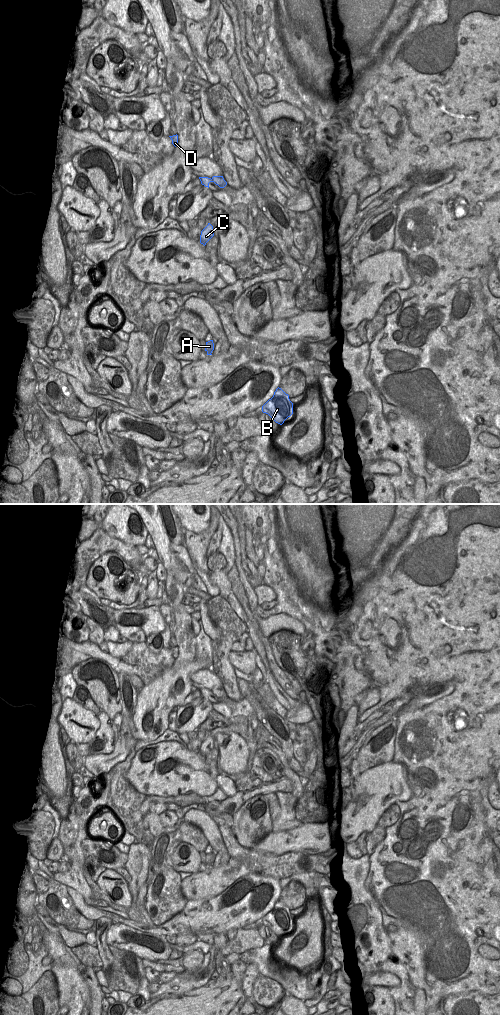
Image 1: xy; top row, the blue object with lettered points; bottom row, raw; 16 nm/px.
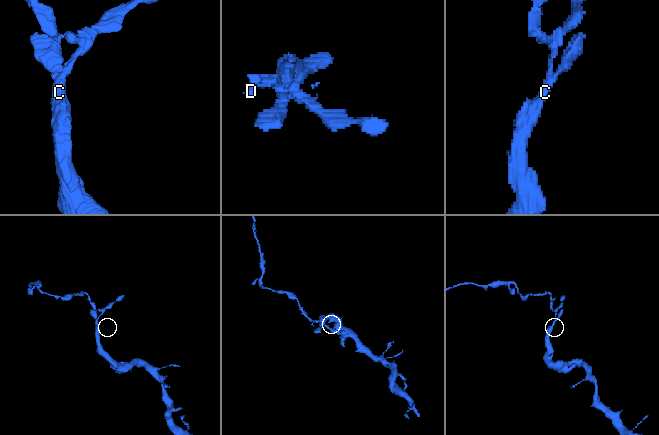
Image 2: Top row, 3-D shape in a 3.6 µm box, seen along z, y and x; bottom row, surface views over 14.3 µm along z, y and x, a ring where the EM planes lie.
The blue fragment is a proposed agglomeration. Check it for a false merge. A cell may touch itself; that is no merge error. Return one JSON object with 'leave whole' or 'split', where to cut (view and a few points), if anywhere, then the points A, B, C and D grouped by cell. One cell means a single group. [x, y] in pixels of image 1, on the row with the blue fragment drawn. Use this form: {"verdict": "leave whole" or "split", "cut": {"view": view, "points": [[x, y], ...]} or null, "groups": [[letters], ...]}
{"verdict": "split", "cut": {"view": "xy", "points": [[212, 178], [214, 181]]}, "groups": [["A", "B", "C"], ["D"]]}

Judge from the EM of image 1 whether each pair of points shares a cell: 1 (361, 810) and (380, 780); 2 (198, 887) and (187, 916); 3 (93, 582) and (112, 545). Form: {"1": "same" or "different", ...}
{"1": "same", "2": "different", "3": "different"}

